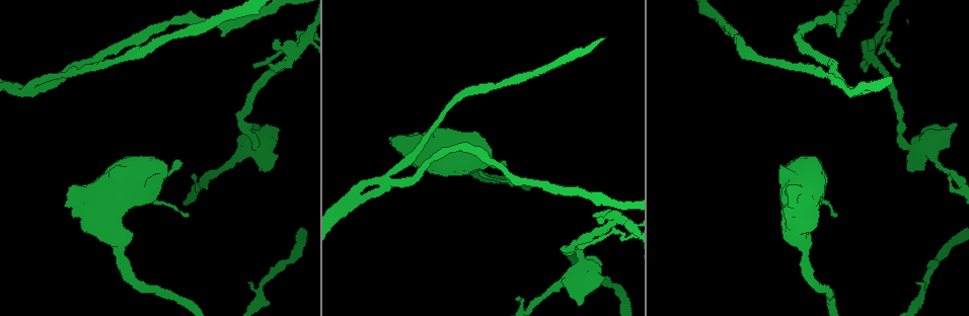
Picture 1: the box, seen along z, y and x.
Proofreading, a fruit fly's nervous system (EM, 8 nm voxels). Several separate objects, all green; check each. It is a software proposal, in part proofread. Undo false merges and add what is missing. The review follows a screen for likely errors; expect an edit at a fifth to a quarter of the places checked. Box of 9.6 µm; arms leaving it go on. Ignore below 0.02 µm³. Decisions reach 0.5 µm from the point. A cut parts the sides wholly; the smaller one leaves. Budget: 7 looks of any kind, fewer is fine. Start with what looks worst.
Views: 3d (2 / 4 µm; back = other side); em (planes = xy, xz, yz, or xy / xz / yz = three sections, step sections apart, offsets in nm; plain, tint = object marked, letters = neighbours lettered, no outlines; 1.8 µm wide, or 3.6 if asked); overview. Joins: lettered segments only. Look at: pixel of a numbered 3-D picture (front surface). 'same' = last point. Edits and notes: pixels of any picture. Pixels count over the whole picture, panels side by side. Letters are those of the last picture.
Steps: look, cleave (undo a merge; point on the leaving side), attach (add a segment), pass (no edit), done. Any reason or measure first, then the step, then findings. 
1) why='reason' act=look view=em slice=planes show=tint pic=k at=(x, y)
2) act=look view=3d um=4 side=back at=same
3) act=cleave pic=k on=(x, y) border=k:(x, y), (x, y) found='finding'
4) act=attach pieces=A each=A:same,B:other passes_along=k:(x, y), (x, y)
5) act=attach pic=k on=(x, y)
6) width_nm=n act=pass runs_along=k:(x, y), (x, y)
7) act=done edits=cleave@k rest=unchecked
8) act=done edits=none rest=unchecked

why='four-way junction' act=look view=3d um=2 pic=1 at=(830, 72)

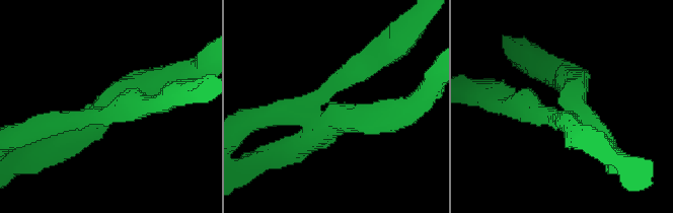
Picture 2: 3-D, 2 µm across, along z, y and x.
arms=4 why='need the tissue' act=look view=em slice=xz step=4 show=tint pic=2 at=(571, 101)

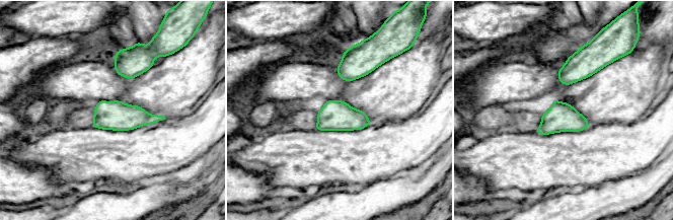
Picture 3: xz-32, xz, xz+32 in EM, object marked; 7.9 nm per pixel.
why='another direction' act=look view=em slice=planes show=letters at=same

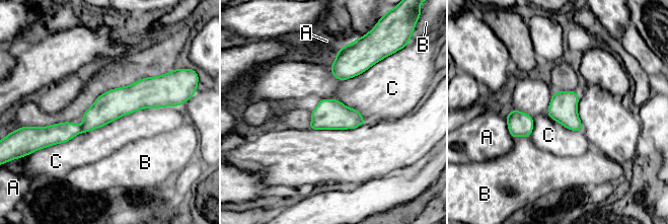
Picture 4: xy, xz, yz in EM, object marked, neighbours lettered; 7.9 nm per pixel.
longest_contact=C:1100nm act=pass each=A:other,B:other,C:other runs_along=4:(166, 101), (49, 131) found='all the same neuron'

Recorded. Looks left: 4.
why='abrupt turn' act=look view=3d um=4 pic=1 at=(868, 52)

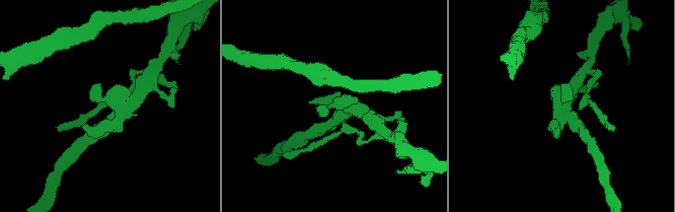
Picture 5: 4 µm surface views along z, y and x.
act=look view=em slice=xz step=8 show=tint pic=5 at=(565, 107)

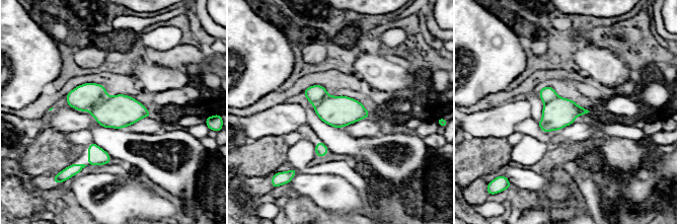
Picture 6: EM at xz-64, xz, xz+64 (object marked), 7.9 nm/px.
act=look view=em slice=planes show=letters at=same

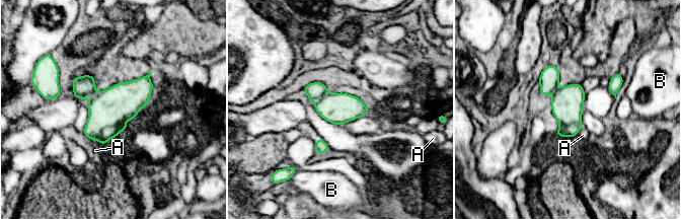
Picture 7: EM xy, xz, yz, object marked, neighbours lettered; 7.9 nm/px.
act=cleave pic=7 on=(108, 133) each=A:other,B:other border=7:(121, 122), (89, 138) found='a second neuron is stuck on'

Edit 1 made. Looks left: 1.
act=done edits=cleave@7 rest=unchecked

